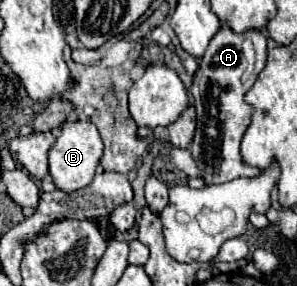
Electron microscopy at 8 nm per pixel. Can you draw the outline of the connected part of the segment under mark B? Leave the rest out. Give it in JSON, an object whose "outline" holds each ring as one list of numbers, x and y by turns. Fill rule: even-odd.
{"outline":[[79,119,63,121,61,135,49,149,49,175,53,177,55,187,65,193,71,193,89,185,93,181,101,155,103,155,103,141,97,127,91,121,79,121]]}

